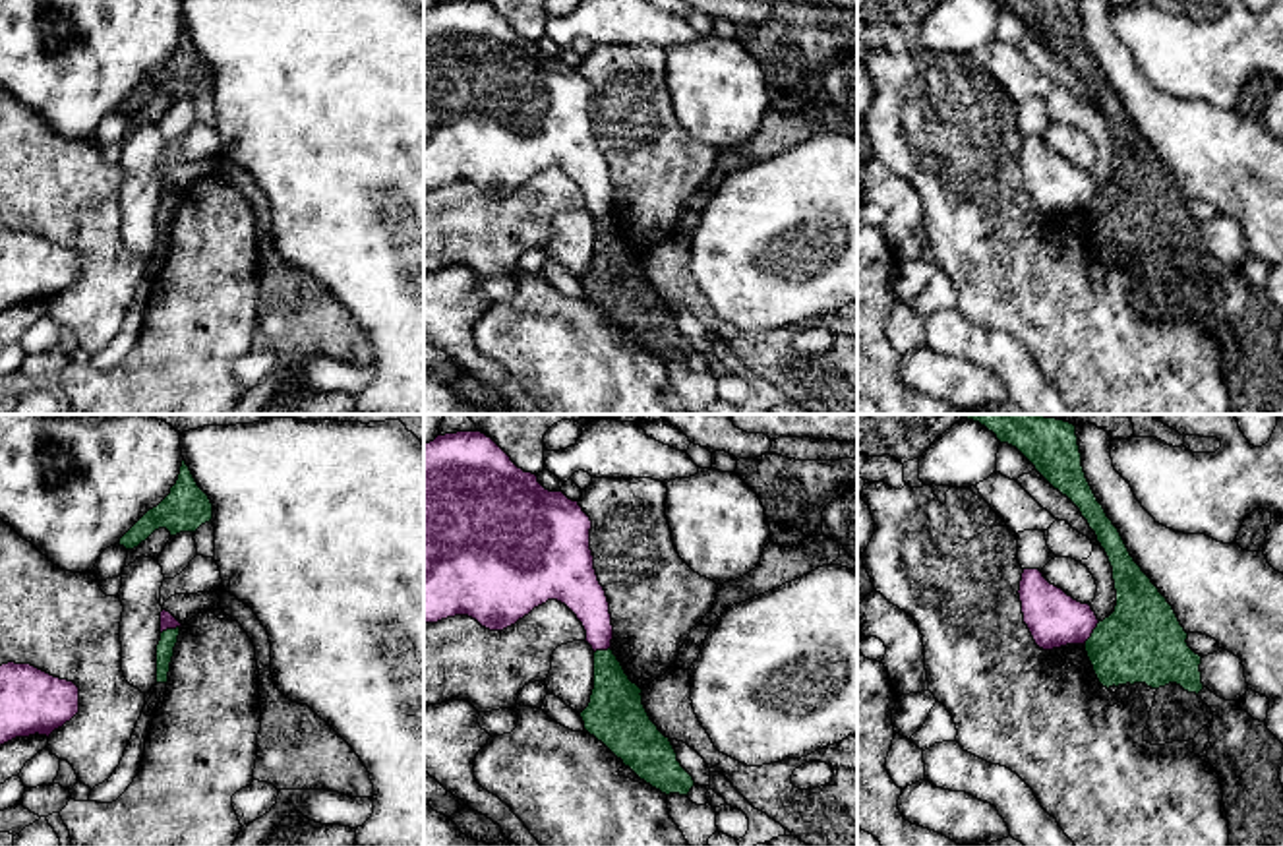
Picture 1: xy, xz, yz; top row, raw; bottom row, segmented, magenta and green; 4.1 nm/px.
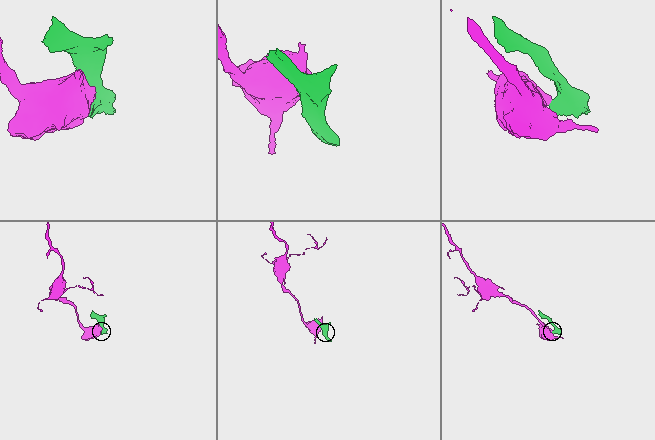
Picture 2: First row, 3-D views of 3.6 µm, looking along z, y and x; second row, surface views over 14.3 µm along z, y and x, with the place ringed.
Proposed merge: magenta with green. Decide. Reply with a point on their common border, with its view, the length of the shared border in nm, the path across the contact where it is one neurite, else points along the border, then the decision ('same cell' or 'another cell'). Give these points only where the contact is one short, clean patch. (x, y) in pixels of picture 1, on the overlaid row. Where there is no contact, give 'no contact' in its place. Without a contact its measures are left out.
meets magenta in yz at (1092, 632); contact 120 nm long; border along yz (1100, 622), (1084, 645); another cell

